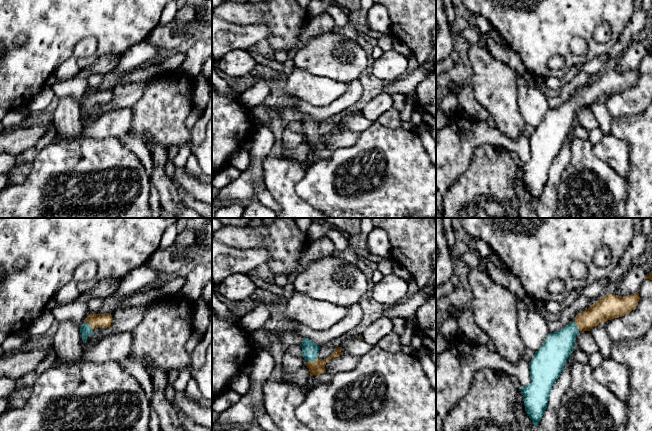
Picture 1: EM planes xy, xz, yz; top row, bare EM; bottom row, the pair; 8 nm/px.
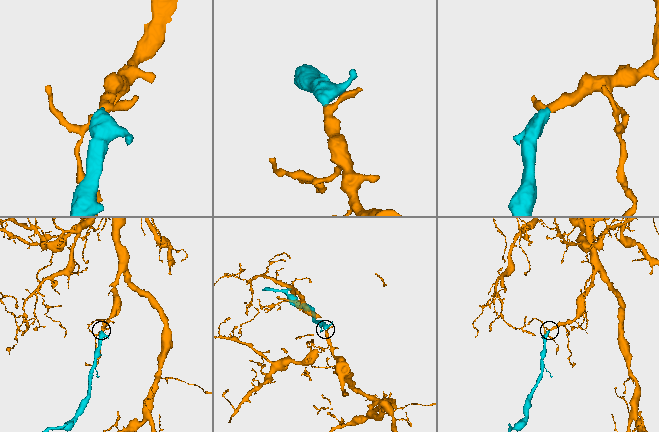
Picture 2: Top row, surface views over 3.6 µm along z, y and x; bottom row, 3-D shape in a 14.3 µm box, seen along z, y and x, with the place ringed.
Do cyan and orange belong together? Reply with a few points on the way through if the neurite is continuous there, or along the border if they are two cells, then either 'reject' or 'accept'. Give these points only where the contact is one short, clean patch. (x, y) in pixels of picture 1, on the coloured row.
way xz (310, 350), (311, 360), (316, 367); accept

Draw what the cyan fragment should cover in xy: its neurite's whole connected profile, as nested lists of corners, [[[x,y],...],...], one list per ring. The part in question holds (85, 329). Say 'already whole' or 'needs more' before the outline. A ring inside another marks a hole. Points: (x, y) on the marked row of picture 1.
needs more | [[[110,313],[104,314],[88,314],[85,323],[80,327],[80,333],[83,343],[86,343],[88,336],[93,333],[96,328],[107,328],[113,321]]]

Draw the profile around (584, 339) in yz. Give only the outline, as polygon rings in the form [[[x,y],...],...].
[[[579,331],[576,335],[576,342],[578,347],[588,356],[599,352],[599,348],[590,331]]]

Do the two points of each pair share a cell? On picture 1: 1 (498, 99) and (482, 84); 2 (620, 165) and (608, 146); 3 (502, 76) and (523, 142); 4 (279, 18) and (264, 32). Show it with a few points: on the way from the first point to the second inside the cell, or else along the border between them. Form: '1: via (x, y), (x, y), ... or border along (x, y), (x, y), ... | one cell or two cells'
1: via (494, 95), (486, 87) | one cell
2: via (619, 160), (613, 151) | one cell
3: border along (498, 129), (514, 140), (521, 134) | two cells
4: border along (245, 25), (264, 23), (268, 27), (270, 34) | two cells

